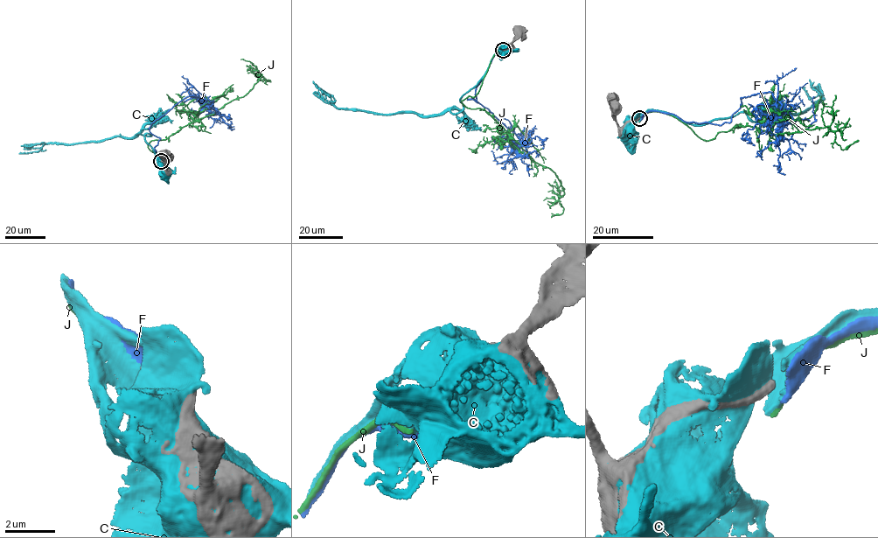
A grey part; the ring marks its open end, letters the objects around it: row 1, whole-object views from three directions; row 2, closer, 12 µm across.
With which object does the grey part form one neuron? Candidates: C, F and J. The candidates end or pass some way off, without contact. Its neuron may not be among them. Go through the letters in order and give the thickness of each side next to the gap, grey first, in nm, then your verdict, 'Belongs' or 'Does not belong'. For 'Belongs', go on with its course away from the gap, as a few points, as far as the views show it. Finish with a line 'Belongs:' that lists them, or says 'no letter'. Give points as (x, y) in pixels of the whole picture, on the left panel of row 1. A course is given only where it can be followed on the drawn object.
C: Thickness 380 nm (grey) against 500 nm. Does not belong
F: Thickness 380 nm (grey) against 400 nm. Does not belong
J: Thickness 380 nm (grey) against 280 nm. Does not belong
Belongs: no letter

